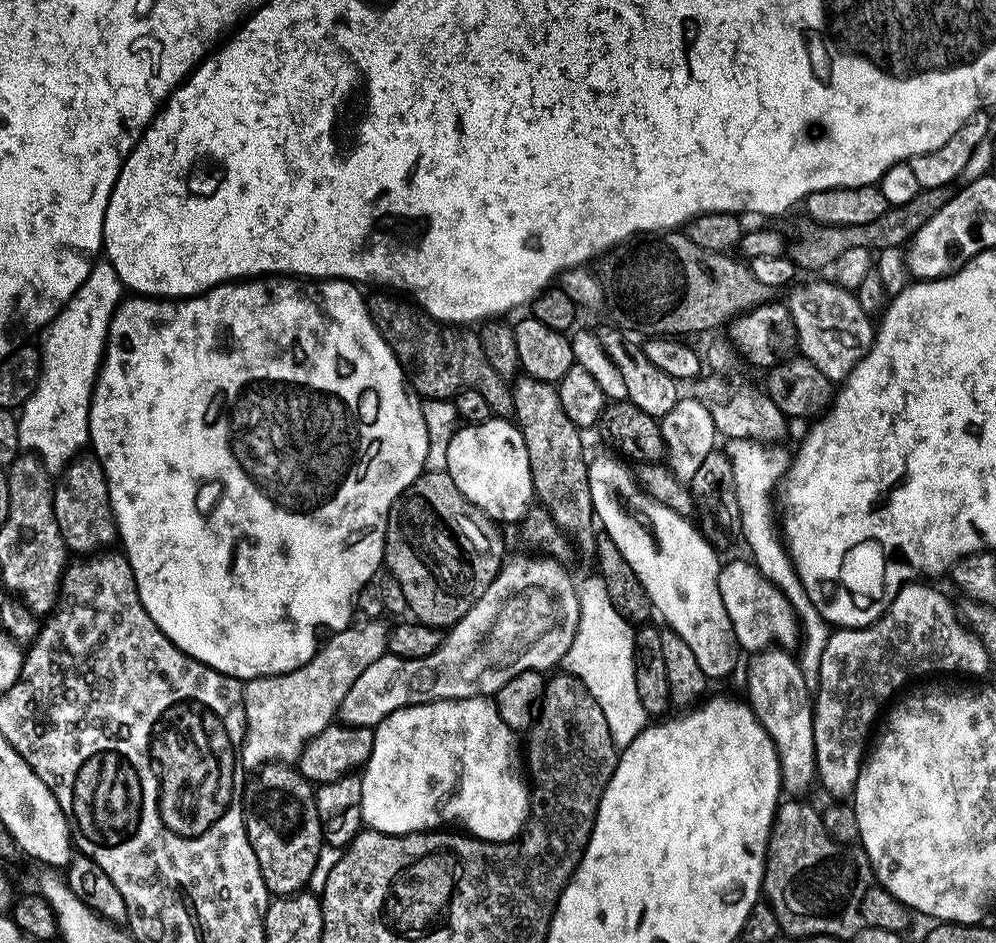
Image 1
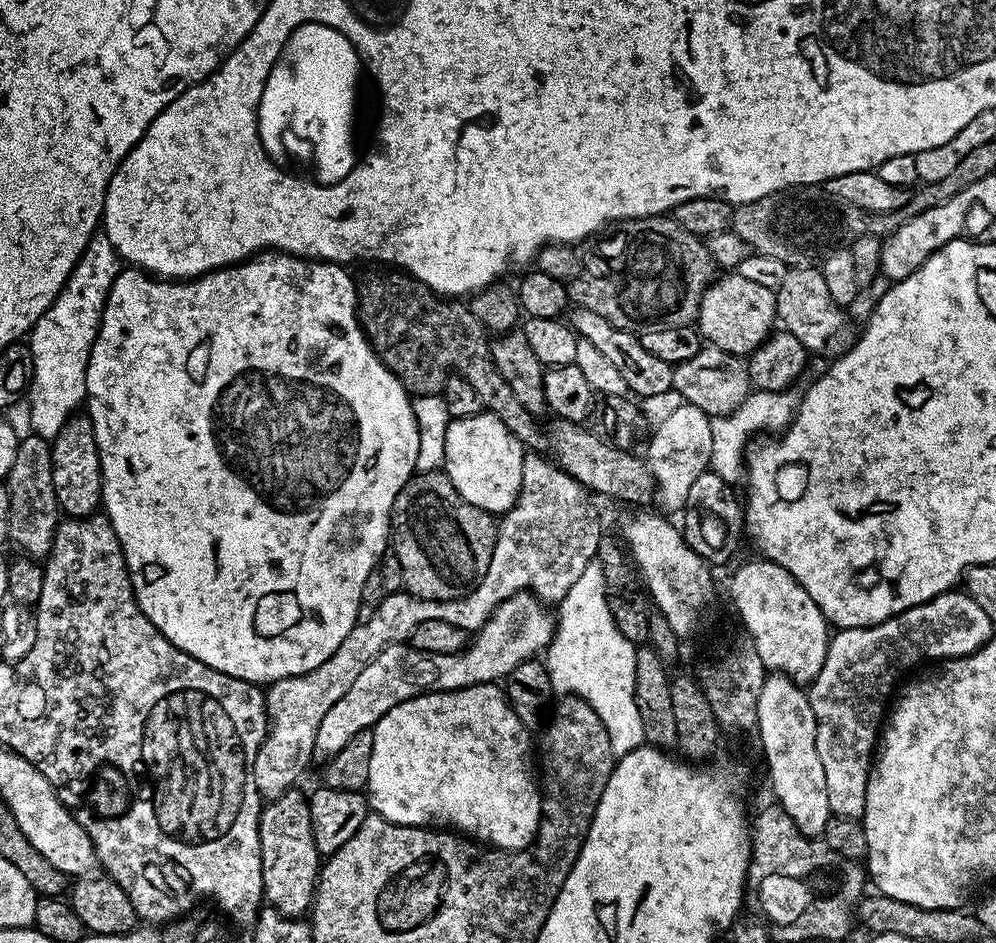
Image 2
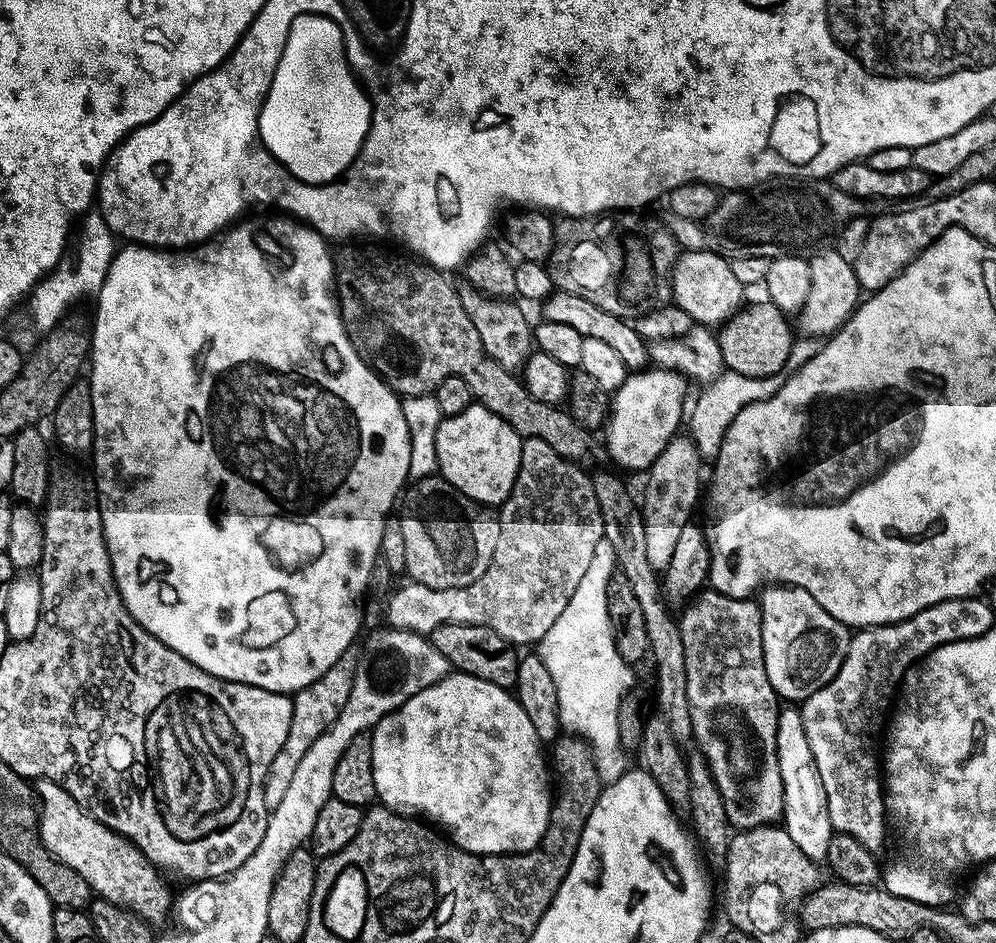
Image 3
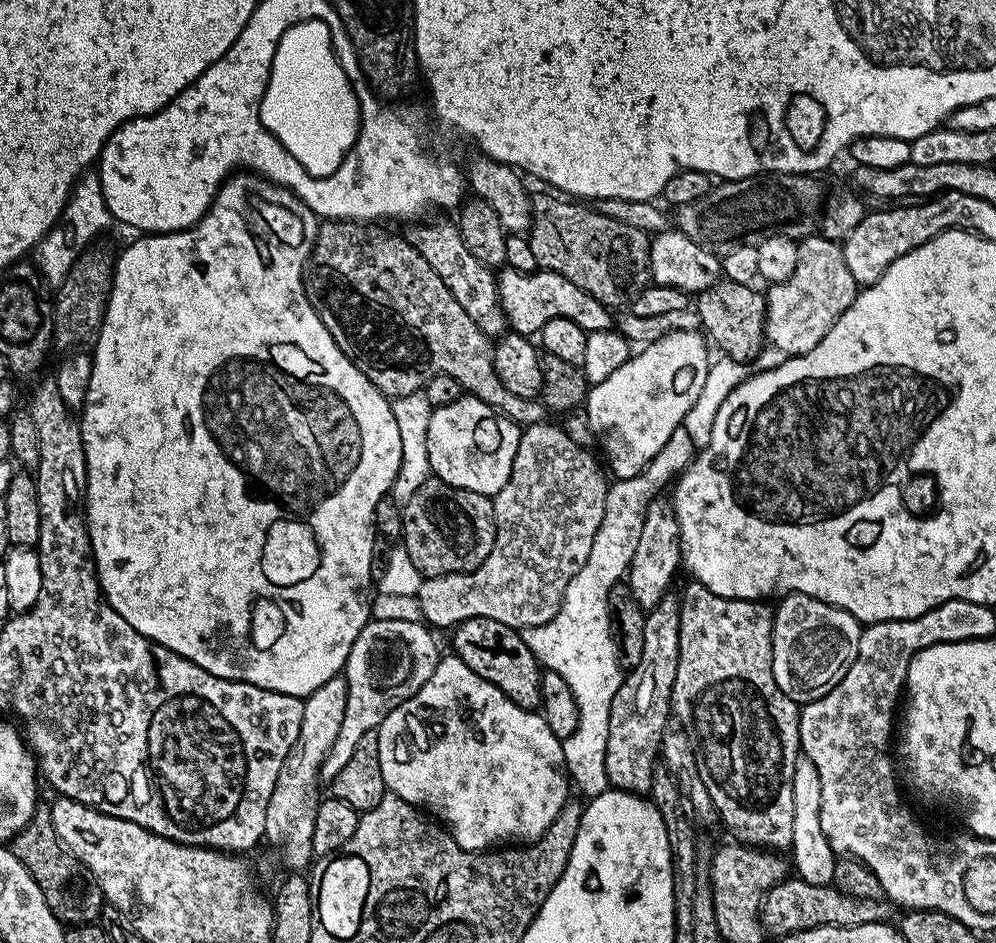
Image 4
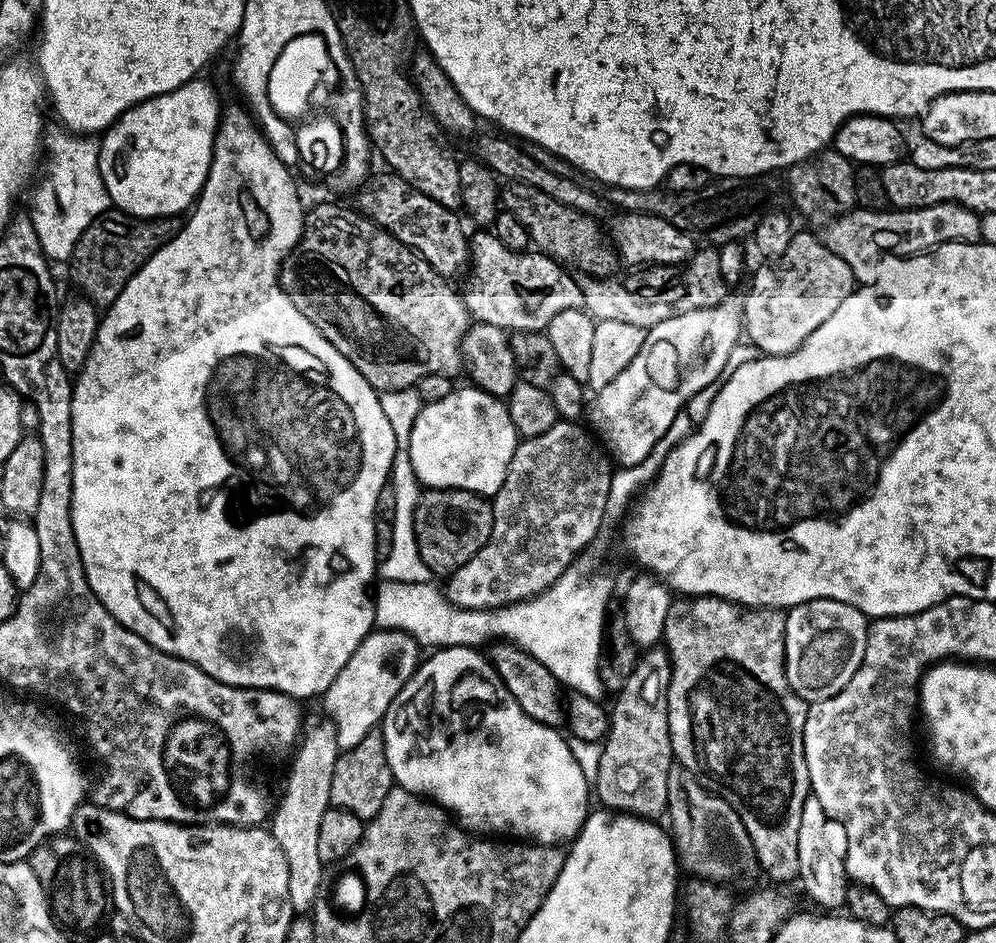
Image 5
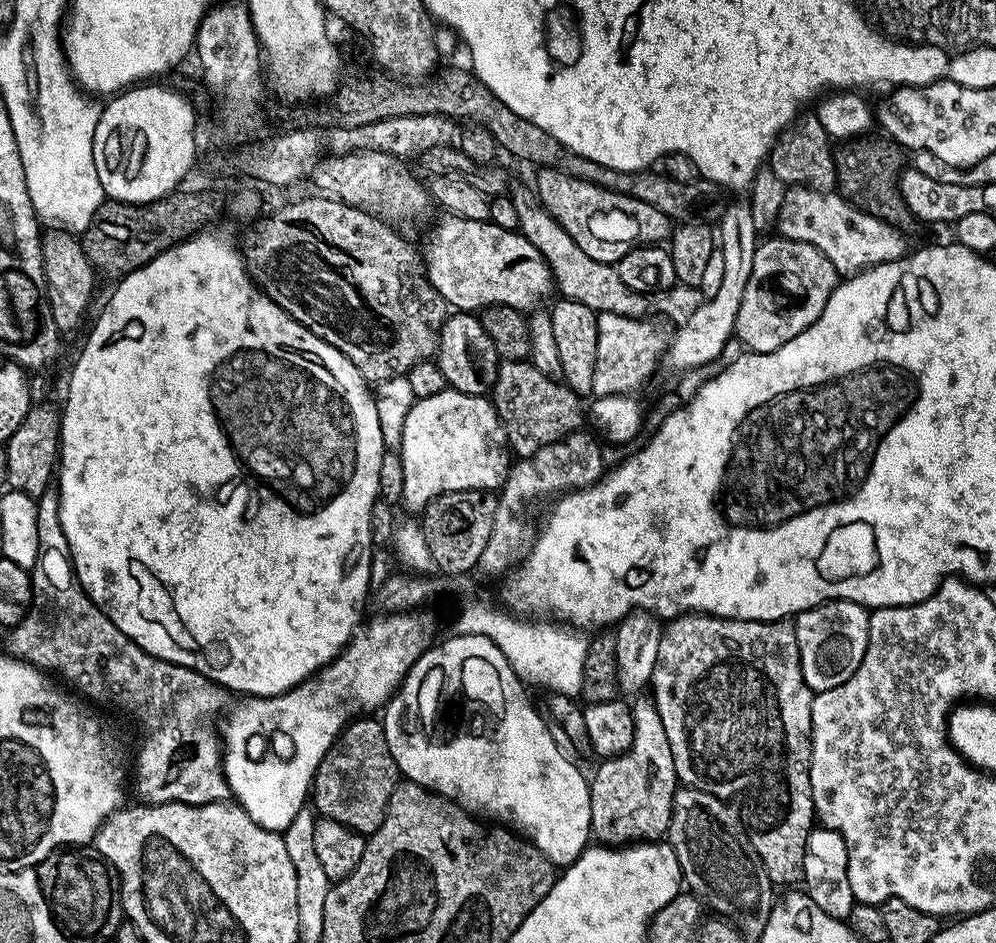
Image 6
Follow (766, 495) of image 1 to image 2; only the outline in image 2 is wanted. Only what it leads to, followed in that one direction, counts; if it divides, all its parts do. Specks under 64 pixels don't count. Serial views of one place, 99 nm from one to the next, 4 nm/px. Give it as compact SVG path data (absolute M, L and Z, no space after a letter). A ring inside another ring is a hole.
M793 381L792 385L782 391L762 391L755 389L743 400L738 412L711 419L711 462L709 469L718 474L723 481L733 486L739 485L746 474L745 450L752 437L759 435L761 429L770 430L772 434L785 430L792 422L801 400L805 396L807 383Z

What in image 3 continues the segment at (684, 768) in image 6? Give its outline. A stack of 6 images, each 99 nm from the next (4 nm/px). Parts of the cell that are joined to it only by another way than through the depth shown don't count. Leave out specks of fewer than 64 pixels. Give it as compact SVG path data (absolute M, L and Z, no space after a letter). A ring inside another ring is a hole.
M704 590L692 597L690 603L679 613L678 623L682 634L682 646L686 650L686 696L690 698L690 718L694 726L694 740L698 750L708 761L714 782L724 799L728 823L733 829L767 828L777 823L784 814L784 787L782 786L782 770L778 766L778 750L776 735L778 734L778 718L782 711L774 686L770 686L770 678L766 678L766 666L762 654L762 614L760 605L755 599L739 600L722 596L715 590Z

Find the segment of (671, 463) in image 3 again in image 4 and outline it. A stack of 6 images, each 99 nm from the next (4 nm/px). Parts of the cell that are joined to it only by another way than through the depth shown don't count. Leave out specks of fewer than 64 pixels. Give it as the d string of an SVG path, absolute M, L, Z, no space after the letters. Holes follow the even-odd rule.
M657 498L648 507L646 522L642 522L642 534L638 537L638 547L626 573L626 583L634 594L638 606L649 610L673 587L672 579L676 571L681 571L680 528L676 525L676 511L667 499Z

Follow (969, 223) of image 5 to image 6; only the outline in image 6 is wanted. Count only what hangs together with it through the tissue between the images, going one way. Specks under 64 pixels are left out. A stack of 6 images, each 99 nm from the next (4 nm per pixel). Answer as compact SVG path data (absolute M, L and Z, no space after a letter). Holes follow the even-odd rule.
M789 187L784 193L776 228L785 240L806 242L822 250L822 254L830 258L837 273L844 278L872 268L875 264L883 264L886 260L899 260L909 251L901 229L855 208L835 191L815 192L809 188Z

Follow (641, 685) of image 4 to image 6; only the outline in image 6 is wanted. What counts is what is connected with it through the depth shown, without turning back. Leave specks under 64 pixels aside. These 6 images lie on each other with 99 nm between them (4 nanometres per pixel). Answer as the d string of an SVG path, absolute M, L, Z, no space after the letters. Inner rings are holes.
M644 698L631 705L634 722L634 738L621 756L609 756L599 761L596 773L590 776L591 835L604 846L627 846L641 842L656 842L667 837L672 817L672 799L678 787L674 758L670 754L670 738L666 738L666 726L658 718L658 710L651 698Z

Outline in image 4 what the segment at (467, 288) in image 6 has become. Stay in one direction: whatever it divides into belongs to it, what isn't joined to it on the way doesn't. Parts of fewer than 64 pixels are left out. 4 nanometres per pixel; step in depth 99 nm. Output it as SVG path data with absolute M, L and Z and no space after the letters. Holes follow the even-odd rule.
M505 267L499 273L498 285L498 308L507 320L507 327L521 336L531 337L539 333L540 328L550 322L550 318L570 318L570 322L578 322L578 326L582 326L582 330L587 333L607 332L613 327L614 316L608 305L586 290L574 286L574 282L562 278L557 272L519 272Z

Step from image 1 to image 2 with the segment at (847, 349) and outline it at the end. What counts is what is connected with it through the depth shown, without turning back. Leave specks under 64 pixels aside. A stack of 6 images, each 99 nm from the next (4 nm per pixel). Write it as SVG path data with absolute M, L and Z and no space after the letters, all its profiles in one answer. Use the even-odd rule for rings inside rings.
M819 267L792 268L786 278L782 278L775 294L777 321L783 331L794 334L794 338L798 338L798 342L802 342L809 353L822 351L831 342L832 336L838 335L846 325L845 309L830 298L830 290L826 290L826 278Z

